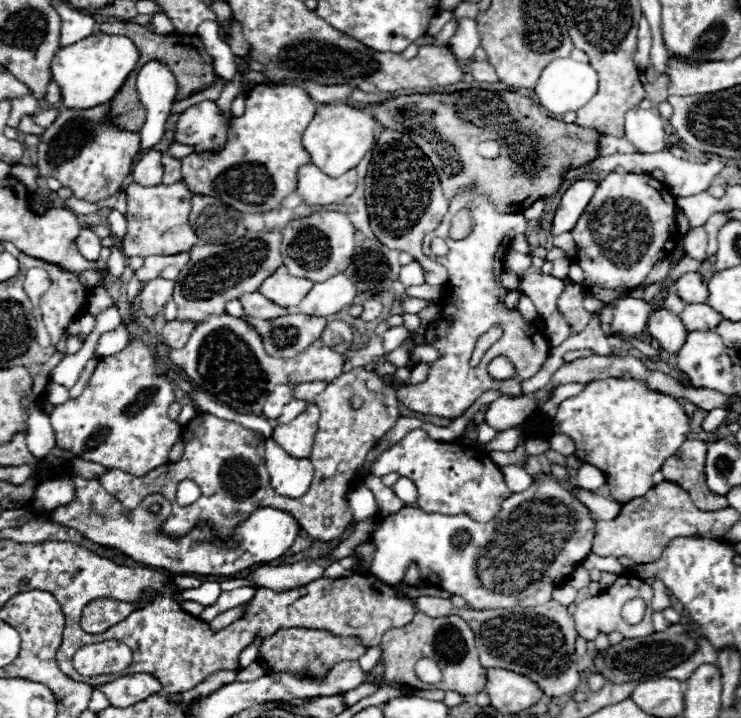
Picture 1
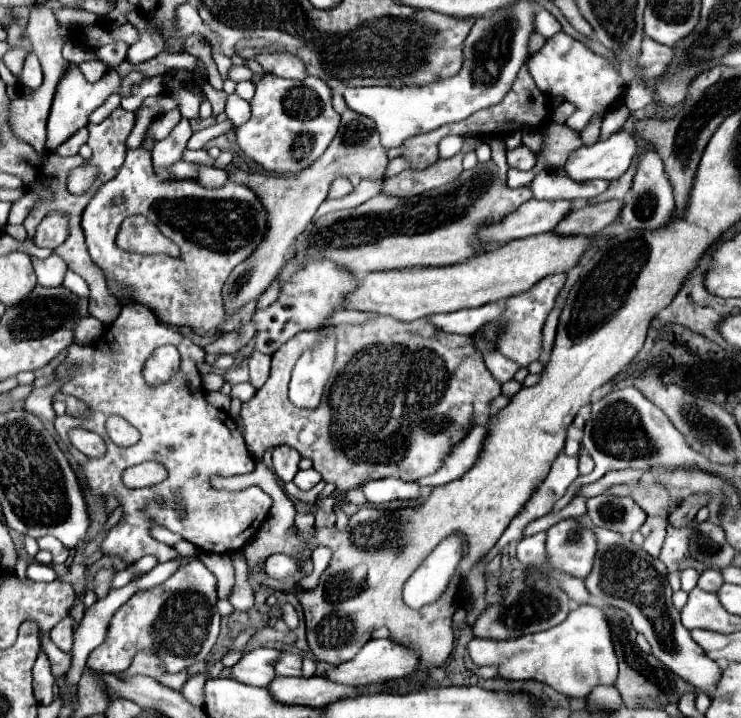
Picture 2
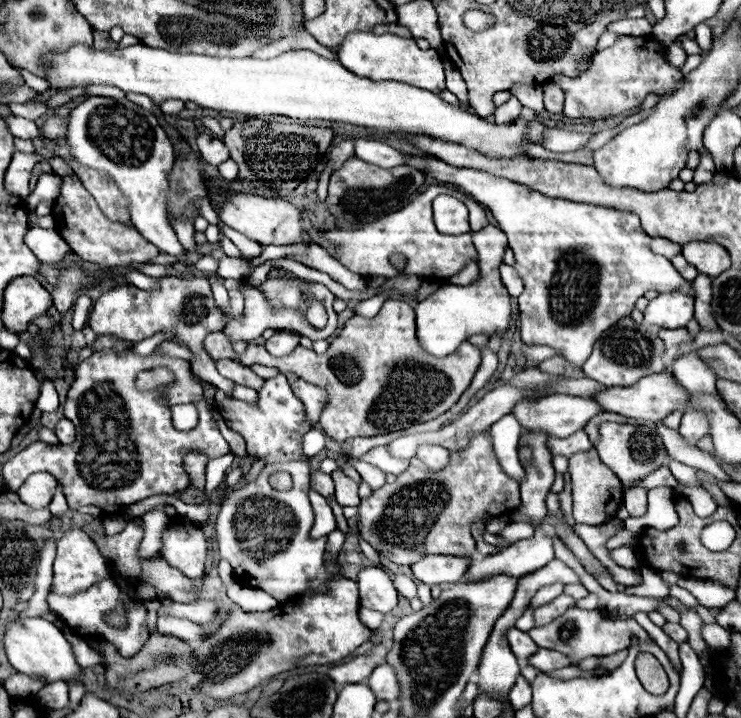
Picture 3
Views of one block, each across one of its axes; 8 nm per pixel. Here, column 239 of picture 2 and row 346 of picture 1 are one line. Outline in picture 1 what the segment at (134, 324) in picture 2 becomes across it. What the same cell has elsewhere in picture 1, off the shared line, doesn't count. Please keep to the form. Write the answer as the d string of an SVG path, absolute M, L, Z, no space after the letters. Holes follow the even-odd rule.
M472 198L474 202L464 208L472 208L472 232L464 238L464 240L452 240L448 236L448 228L450 228L450 220L452 220L452 212L448 212L442 220L442 224L438 226L438 230L430 232L424 240L432 240L434 236L442 236L448 246L450 252L446 256L438 256L436 260L448 270L448 284L446 284L446 292L444 292L444 310L442 310L442 320L446 320L446 328L440 332L440 340L436 340L436 344L432 344L440 358L436 362L430 362L430 372L428 372L428 380L416 386L406 386L398 390L398 398L400 402L412 410L412 412L420 412L420 414L432 414L432 416L440 416L440 418L448 418L454 420L458 418L464 410L468 410L476 398L480 394L484 394L486 390L496 390L500 394L522 394L522 382L532 378L538 368L544 364L544 360L548 358L548 348L542 346L536 348L536 344L532 342L530 336L544 336L534 324L524 322L522 314L514 308L508 310L504 304L504 298L508 294L508 290L502 286L500 282L500 272L494 272L494 260L496 260L496 252L500 250L500 246L508 240L504 238L514 238L518 232L522 234L526 230L526 220L522 214L500 214L494 210L494 206L482 198ZM502 324L504 326L504 338L498 340L486 352L482 358L482 362L478 364L478 368L470 368L470 354L474 350L476 340L490 330L492 326ZM504 356L514 364L516 368L516 376L504 382L496 382L488 376L486 366L490 364L492 358Z

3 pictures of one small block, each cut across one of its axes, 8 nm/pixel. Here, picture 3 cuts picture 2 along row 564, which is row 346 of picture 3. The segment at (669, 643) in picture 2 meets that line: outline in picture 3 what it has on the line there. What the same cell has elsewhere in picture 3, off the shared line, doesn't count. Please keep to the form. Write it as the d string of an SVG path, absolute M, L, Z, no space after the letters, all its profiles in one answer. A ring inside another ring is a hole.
M626 316L626 318L620 318L606 332L602 332L602 336L594 344L590 358L584 362L582 370L588 378L592 378L604 386L630 388L644 376L664 372L666 364L664 364L662 356L664 356L662 340L652 332L648 334L648 330L642 324L638 324L630 316Z

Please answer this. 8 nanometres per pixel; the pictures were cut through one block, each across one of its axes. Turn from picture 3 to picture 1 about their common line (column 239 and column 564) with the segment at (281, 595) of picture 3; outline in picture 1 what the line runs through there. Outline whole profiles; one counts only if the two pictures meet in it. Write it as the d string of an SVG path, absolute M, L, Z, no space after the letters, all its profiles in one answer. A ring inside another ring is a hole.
M554 478L536 480L532 488L512 494L504 500L502 510L492 522L476 522L470 516L456 514L434 514L420 508L404 506L400 512L390 516L376 516L376 530L370 536L374 544L372 574L388 584L402 582L410 564L416 564L420 576L426 584L450 590L462 596L476 610L490 608L528 608L544 604L552 598L552 588L562 584L570 572L586 558L594 540L594 518L590 510L574 498L562 484Z

